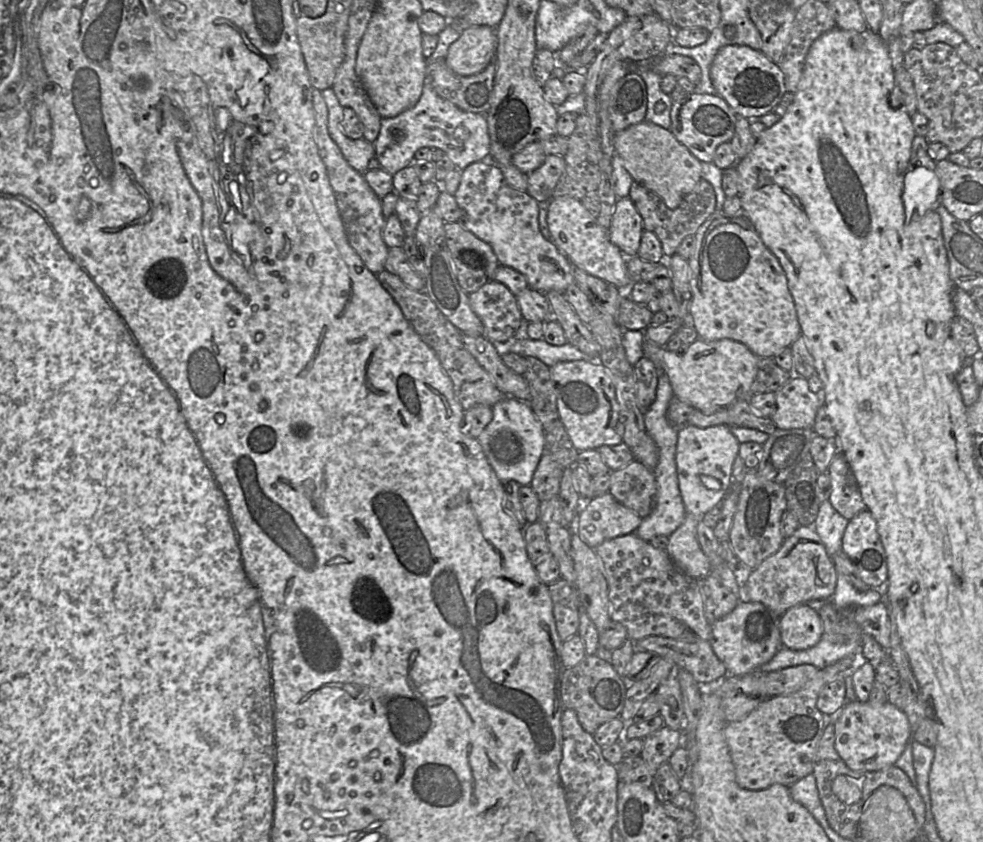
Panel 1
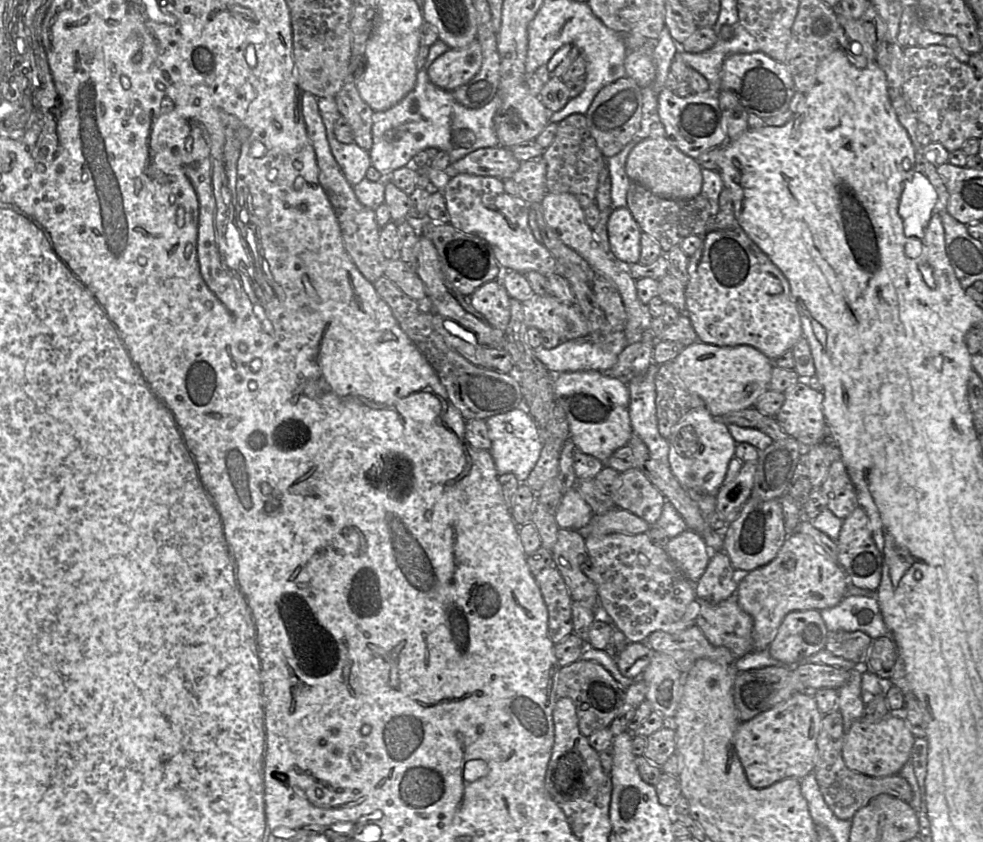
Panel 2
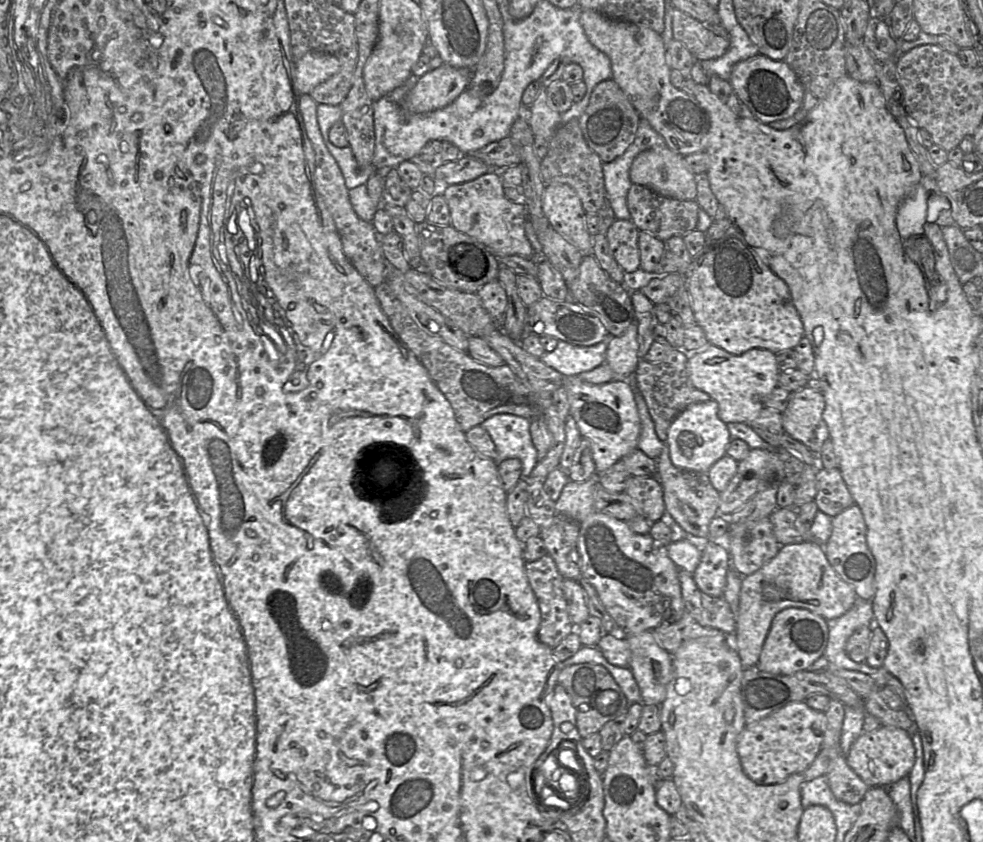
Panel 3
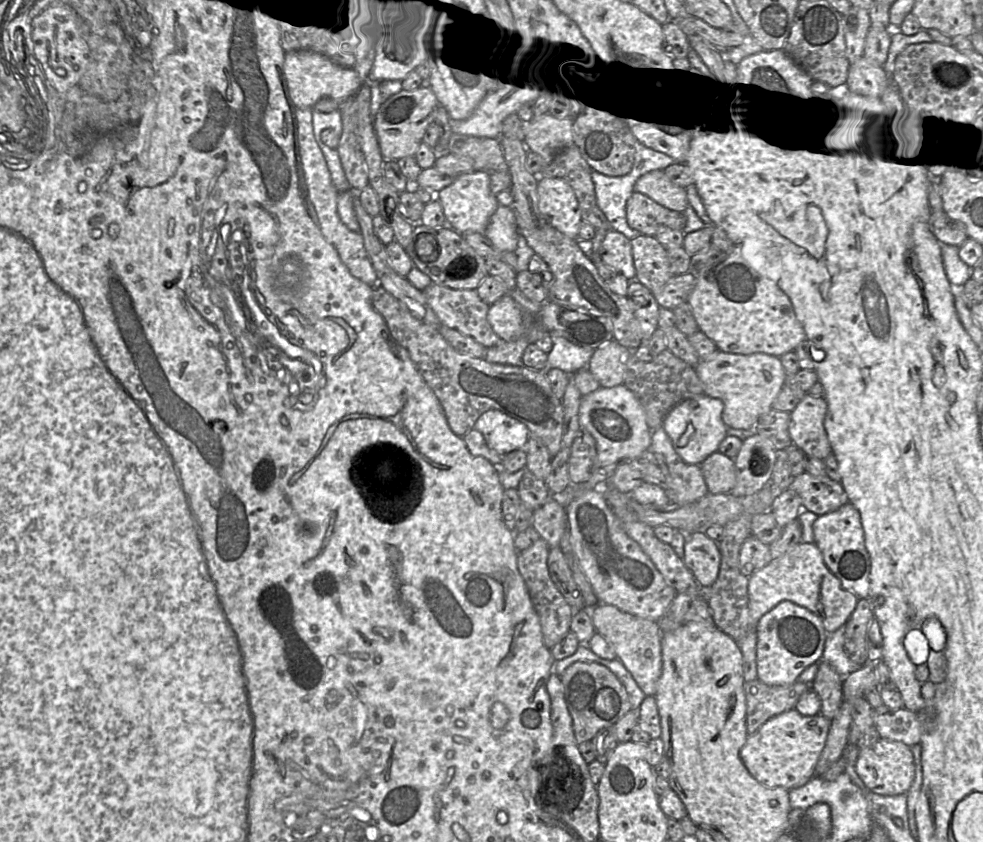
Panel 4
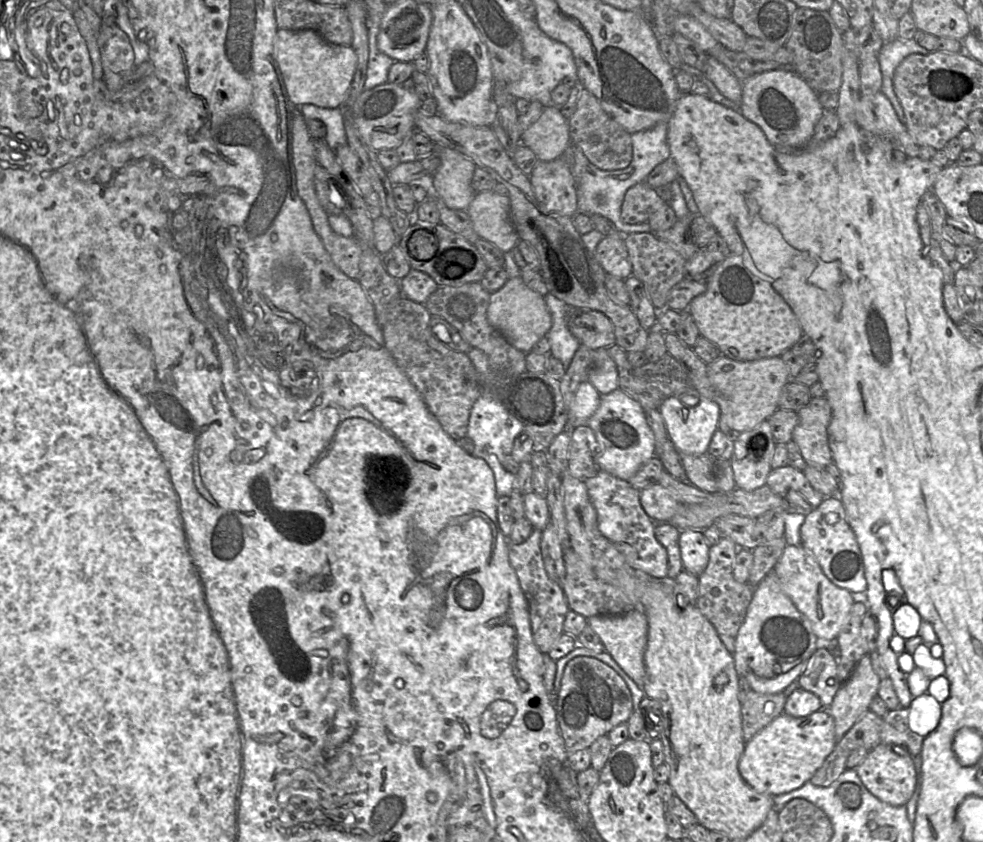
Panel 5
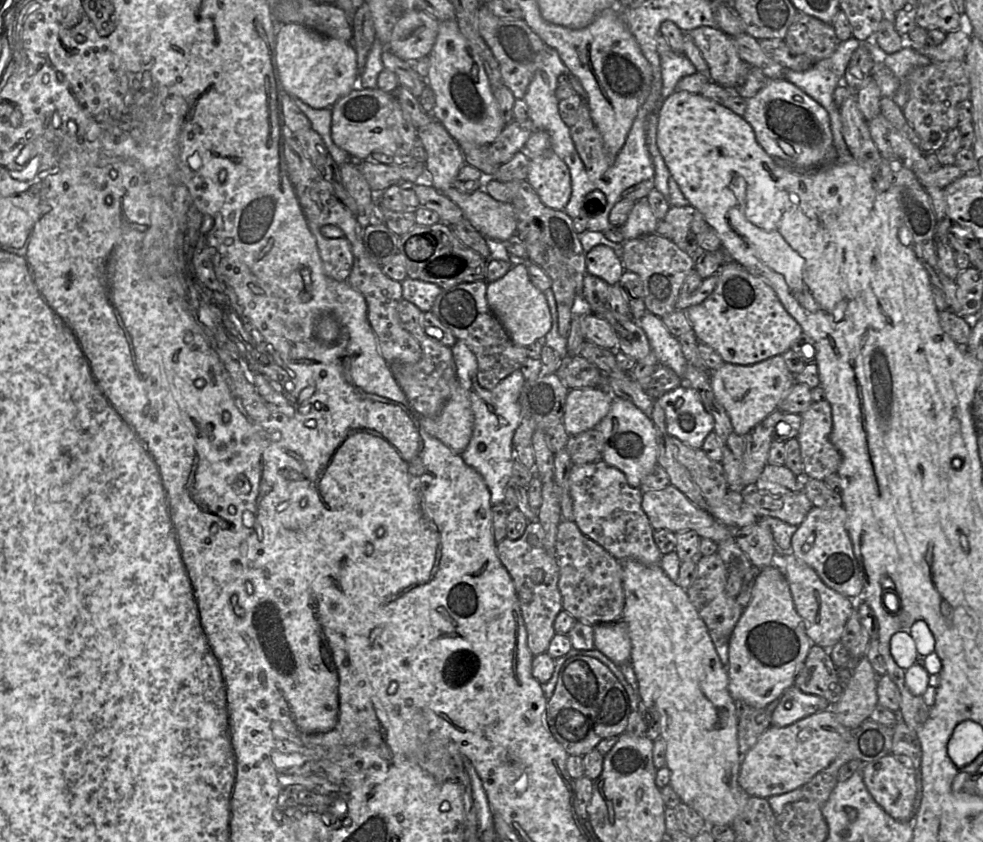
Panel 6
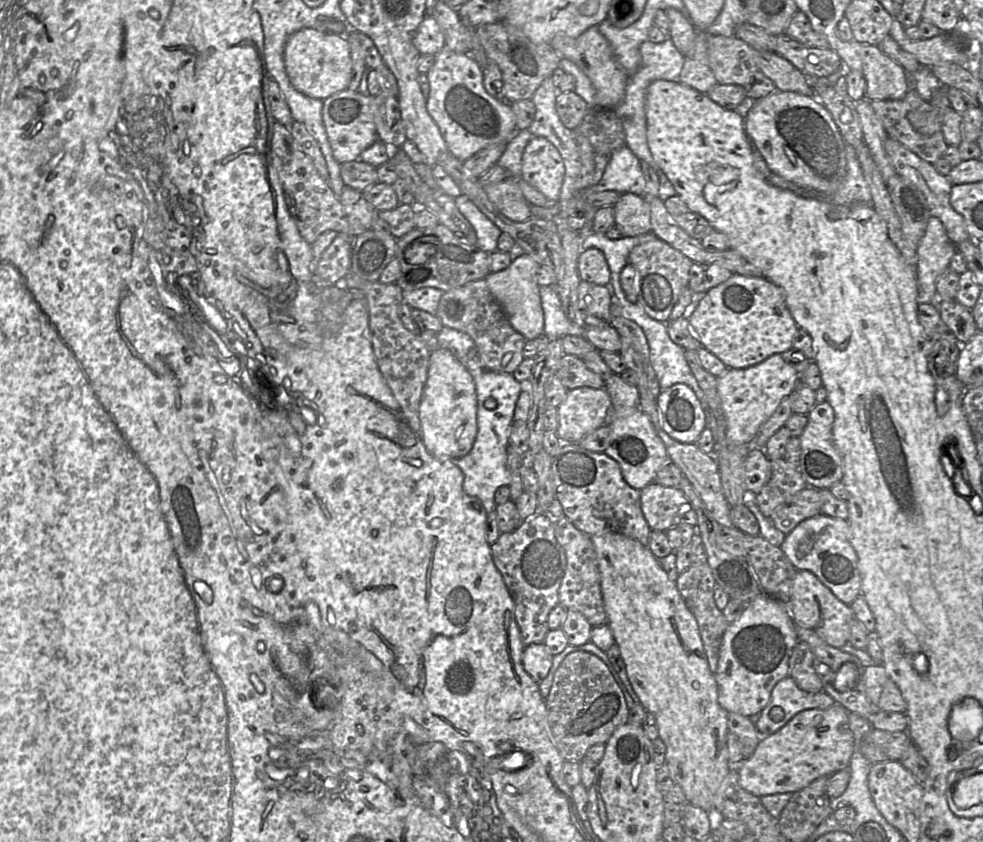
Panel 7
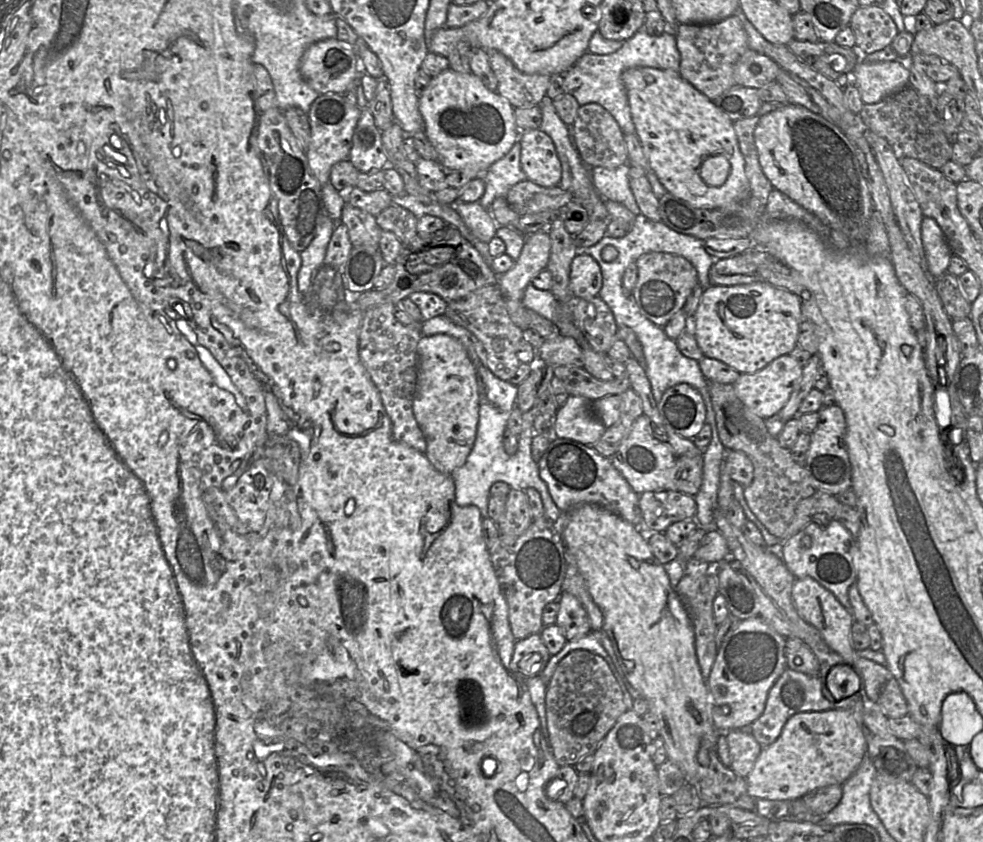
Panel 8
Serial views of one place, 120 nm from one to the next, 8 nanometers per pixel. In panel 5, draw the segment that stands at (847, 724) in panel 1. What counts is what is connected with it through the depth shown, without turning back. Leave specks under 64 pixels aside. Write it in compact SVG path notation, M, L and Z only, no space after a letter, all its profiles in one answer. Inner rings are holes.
M880 743L868 752L865 759L855 768L864 786L882 802L892 806L906 805L917 784L914 757L899 746Z

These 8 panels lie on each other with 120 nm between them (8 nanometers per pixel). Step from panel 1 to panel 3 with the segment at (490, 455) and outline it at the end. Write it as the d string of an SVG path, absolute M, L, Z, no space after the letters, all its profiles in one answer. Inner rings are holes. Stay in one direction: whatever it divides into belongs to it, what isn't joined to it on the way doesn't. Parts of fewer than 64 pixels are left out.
M501 413L487 418L481 424L496 447L497 462L508 458L521 461L521 479L528 478L538 463L537 450L530 435L530 422L521 416Z

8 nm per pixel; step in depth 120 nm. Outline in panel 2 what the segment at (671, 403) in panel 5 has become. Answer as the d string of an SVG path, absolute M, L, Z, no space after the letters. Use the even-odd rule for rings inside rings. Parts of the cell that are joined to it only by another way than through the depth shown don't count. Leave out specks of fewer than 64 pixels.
M706 407L690 411L672 428L668 438L668 461L671 472L686 490L717 494L724 484L728 464L735 455L736 442L727 424L715 419Z

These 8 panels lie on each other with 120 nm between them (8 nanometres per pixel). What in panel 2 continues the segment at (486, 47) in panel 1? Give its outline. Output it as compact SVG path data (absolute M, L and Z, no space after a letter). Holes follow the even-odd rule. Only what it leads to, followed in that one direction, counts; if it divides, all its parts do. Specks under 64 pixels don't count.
M478 40L464 48L449 48L428 68L431 82L446 91L466 84L480 70L483 60Z

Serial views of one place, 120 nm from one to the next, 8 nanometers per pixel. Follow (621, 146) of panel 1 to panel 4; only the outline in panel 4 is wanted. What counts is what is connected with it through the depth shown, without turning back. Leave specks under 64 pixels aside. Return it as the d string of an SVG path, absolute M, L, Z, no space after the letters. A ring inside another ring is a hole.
M657 169L642 175L634 189L671 210L683 212L689 204L686 188L674 184L664 170Z

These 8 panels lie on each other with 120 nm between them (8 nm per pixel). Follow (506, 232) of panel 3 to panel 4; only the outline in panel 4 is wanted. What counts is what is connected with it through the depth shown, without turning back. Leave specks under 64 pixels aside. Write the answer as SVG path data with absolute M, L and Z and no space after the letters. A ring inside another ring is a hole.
M480 170L460 174L450 185L434 195L434 199L442 206L446 225L460 234L470 232L484 234L491 216L500 205L490 189L489 173Z

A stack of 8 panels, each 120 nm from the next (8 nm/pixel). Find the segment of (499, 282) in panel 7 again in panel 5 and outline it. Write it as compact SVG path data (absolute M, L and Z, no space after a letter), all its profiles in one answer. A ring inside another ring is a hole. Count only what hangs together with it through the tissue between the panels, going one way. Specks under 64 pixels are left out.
M521 277L509 278L502 288L490 294L487 319L513 347L524 353L529 353L552 327L545 296L528 288Z

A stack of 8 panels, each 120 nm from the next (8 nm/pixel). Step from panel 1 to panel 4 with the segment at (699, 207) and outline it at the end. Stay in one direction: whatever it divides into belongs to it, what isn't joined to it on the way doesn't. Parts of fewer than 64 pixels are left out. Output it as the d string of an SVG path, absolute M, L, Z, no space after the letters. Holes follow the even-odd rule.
M635 189L626 203L626 219L630 227L651 236L667 227L682 230L686 223L683 212L671 210Z

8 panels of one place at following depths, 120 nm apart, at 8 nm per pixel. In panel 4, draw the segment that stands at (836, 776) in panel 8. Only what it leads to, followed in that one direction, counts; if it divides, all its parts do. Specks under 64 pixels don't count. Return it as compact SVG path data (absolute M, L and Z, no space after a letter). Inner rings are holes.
M795 708L761 725L740 750L740 758L751 776L768 788L795 789L815 776L815 767L825 746L831 720L821 713L804 716Z

